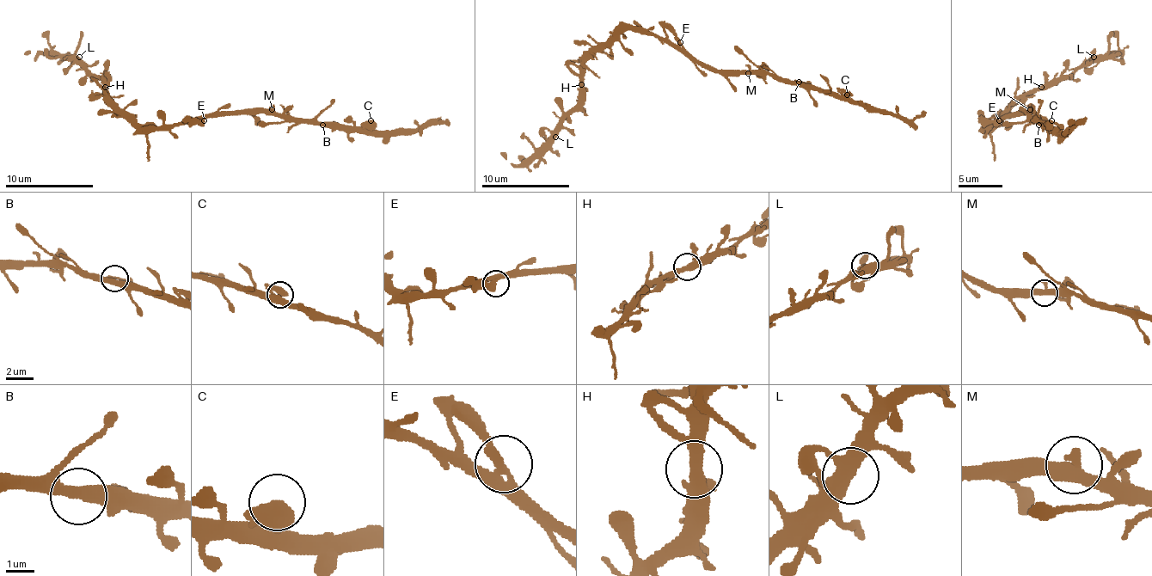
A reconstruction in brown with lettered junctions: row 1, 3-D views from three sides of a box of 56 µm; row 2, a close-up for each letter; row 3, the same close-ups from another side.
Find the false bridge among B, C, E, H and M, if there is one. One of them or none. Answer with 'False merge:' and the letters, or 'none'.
False merge: none

